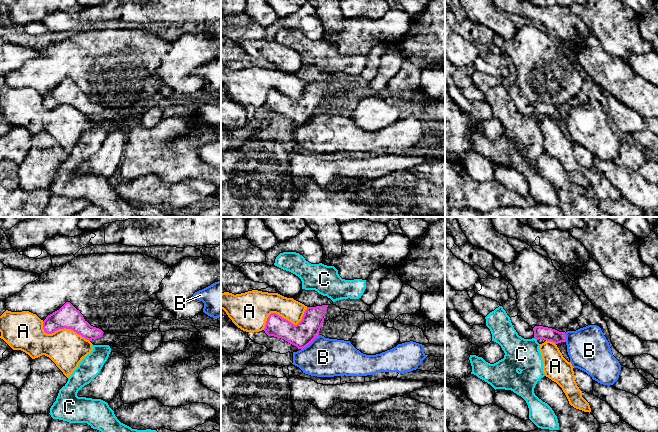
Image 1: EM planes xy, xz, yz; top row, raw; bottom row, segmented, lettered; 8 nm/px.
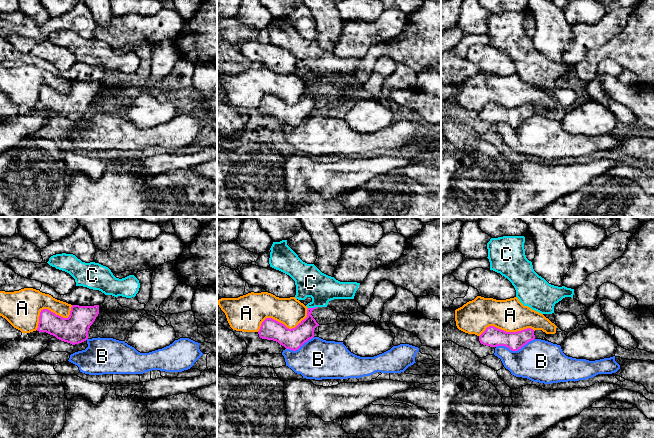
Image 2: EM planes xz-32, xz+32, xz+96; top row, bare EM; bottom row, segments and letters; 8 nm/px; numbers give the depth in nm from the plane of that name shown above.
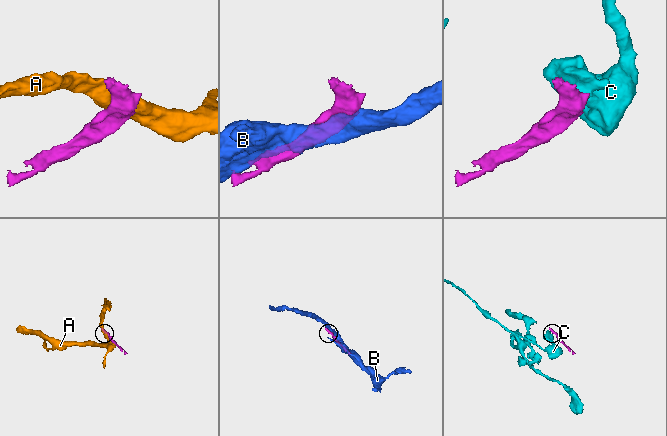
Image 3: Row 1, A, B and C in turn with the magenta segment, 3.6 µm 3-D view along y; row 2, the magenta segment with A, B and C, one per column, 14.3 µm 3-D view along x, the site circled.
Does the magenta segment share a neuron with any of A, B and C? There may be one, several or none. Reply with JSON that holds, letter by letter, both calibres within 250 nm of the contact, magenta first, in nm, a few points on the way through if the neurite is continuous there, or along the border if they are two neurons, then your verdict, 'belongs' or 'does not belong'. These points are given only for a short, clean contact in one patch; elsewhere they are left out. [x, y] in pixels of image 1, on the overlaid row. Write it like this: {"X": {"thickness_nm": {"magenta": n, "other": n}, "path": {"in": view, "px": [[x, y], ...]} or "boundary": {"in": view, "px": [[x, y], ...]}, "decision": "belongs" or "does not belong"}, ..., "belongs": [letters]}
{"A": {"thickness_nm": {"magenta": 190, "other": 260}, "decision": "does not belong"}, "B": {"thickness_nm": {"magenta": 190, "other": 320}, "decision": "does not belong"}, "C": {"thickness_nm": {"magenta": 110, "other": 260}, "boundary": {"in": "yz", "px": [[534, 337], [536, 340]]}, "decision": "does not belong"}, "belongs": []}

